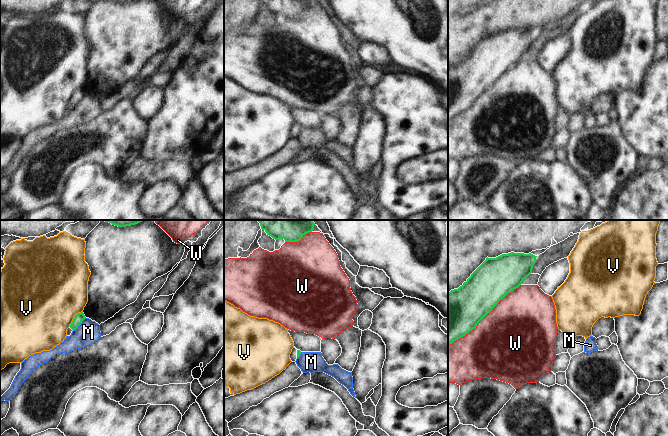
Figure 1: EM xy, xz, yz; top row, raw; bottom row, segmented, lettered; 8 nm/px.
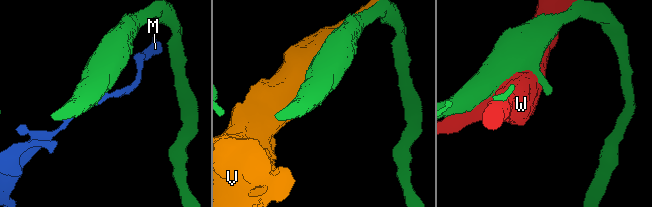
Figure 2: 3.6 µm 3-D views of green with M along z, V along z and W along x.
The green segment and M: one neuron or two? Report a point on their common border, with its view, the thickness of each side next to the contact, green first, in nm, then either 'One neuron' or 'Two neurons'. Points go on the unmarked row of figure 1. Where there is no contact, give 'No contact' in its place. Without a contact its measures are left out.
Touches green at xy (80, 99). Thickness 70 nm (green) against 190 nm. Two neurons

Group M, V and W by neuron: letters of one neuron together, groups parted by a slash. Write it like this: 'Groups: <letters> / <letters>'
Groups: M / V / W

